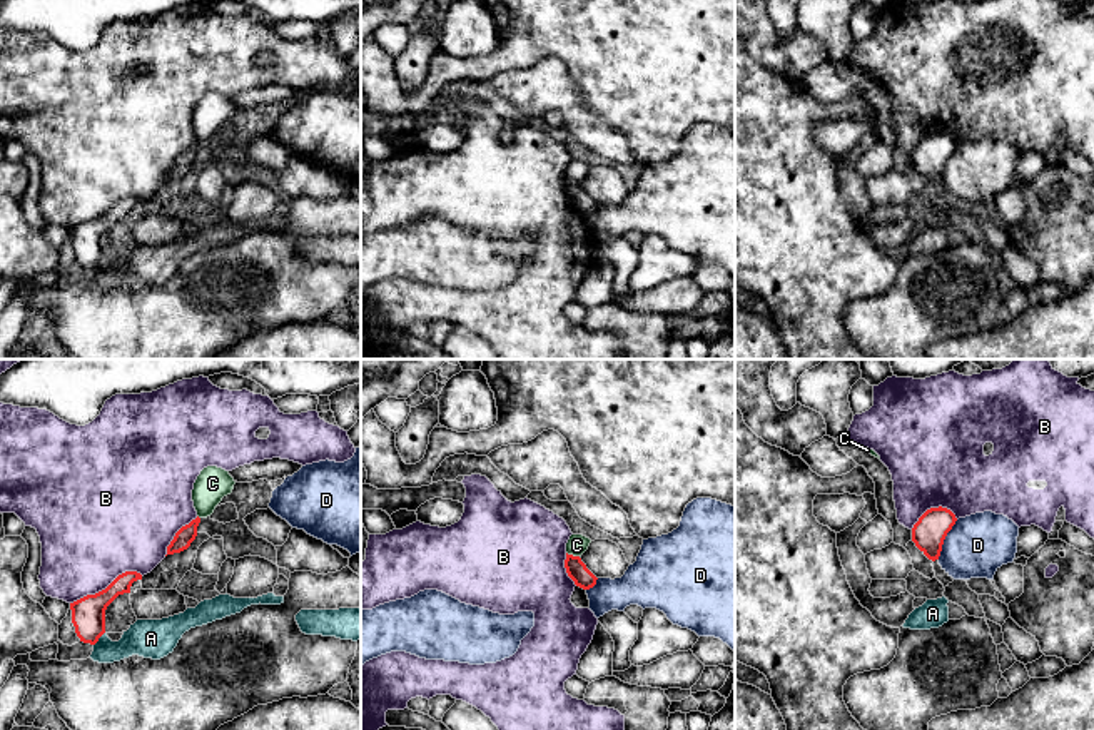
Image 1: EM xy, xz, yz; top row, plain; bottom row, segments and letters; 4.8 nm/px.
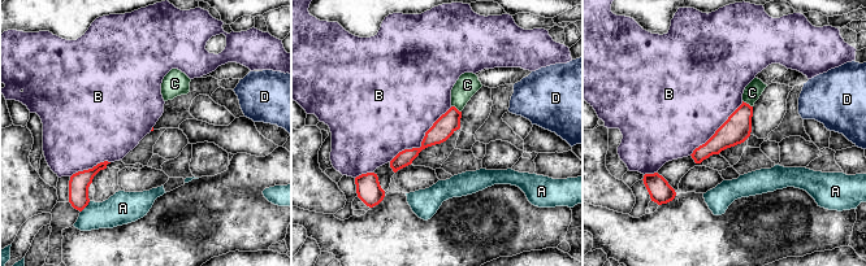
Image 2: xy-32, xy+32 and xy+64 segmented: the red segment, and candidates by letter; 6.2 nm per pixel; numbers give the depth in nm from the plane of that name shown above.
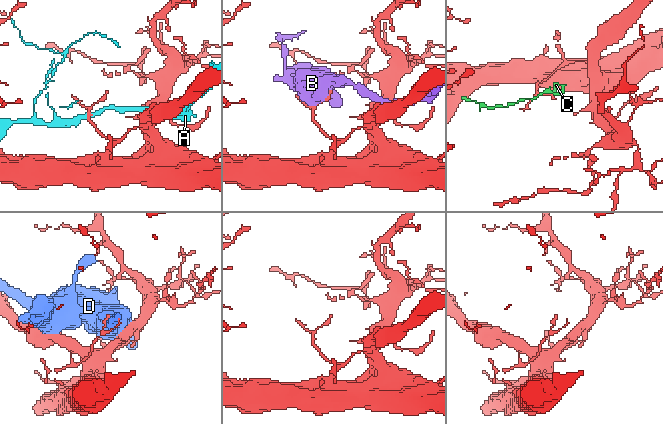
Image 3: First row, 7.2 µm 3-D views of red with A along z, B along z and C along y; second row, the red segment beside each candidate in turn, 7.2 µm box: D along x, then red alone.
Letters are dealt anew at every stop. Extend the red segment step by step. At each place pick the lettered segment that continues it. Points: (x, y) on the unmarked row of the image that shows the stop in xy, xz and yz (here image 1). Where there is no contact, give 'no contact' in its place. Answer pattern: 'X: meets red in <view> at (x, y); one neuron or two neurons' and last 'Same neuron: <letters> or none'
A: meets red in xy at (99, 263); two neurons
B: meets red in xy at (107, 212); two neurons
C: meets red in xz at (572, 181); two neurons
D: meets red in yz at (944, 164); two neurons
Same neuron: none

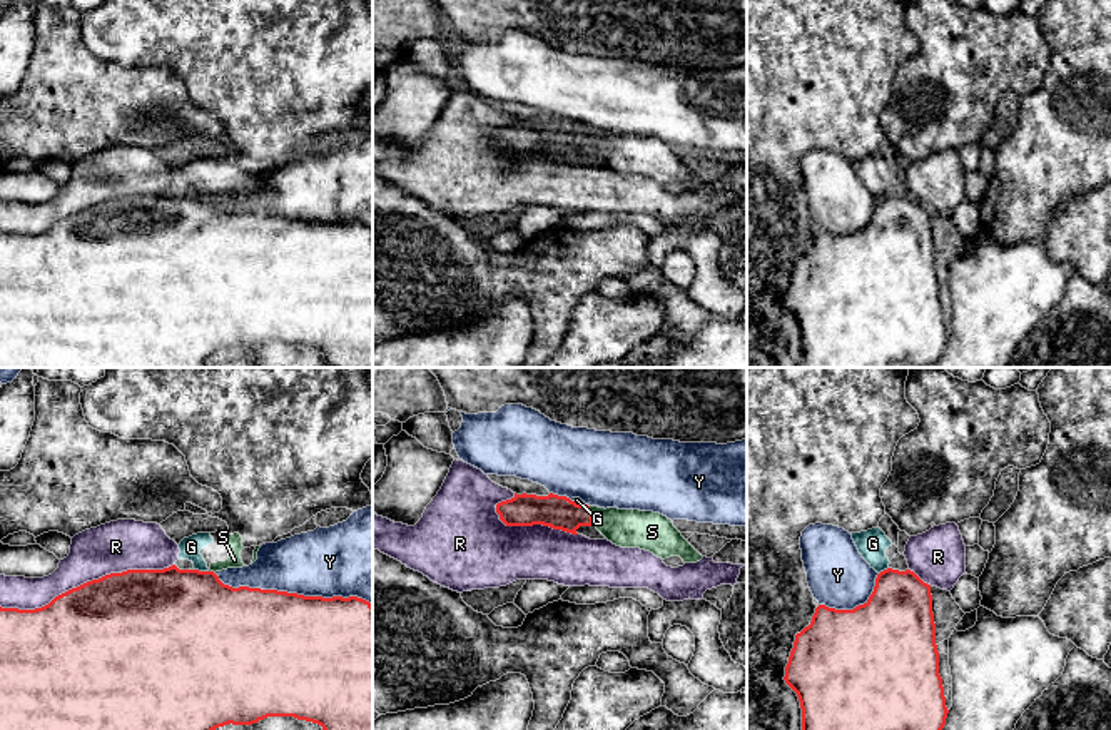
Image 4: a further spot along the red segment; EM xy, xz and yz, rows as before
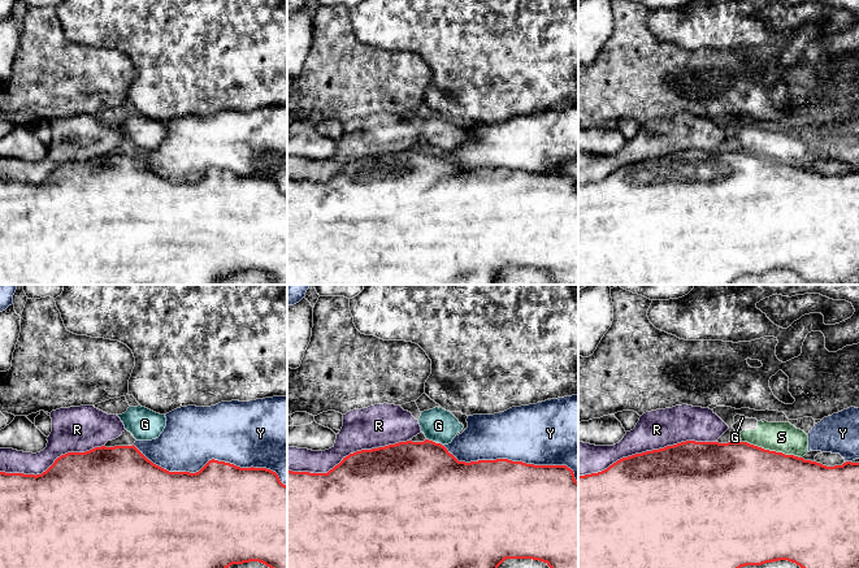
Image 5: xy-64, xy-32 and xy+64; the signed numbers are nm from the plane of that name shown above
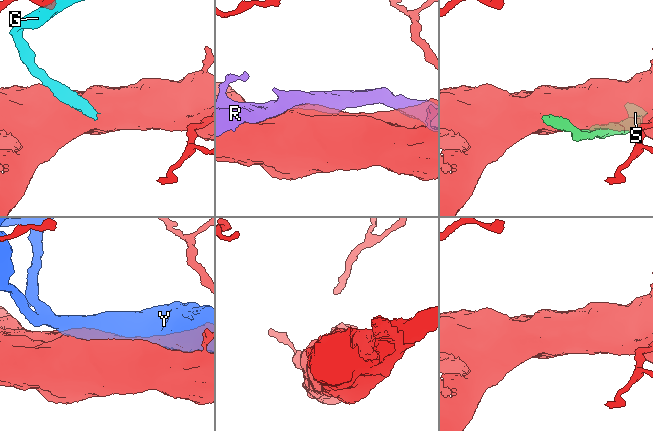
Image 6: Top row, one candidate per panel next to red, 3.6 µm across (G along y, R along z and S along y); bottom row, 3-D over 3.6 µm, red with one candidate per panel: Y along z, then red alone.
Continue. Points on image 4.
G: meets red in xy at (201, 197); two neurons
R: meets red in xy at (87, 207); two neurons
S: meets red in xz at (592, 141); two neurons
Y: meets red in xy at (294, 219); two neurons
Same neuron: none

